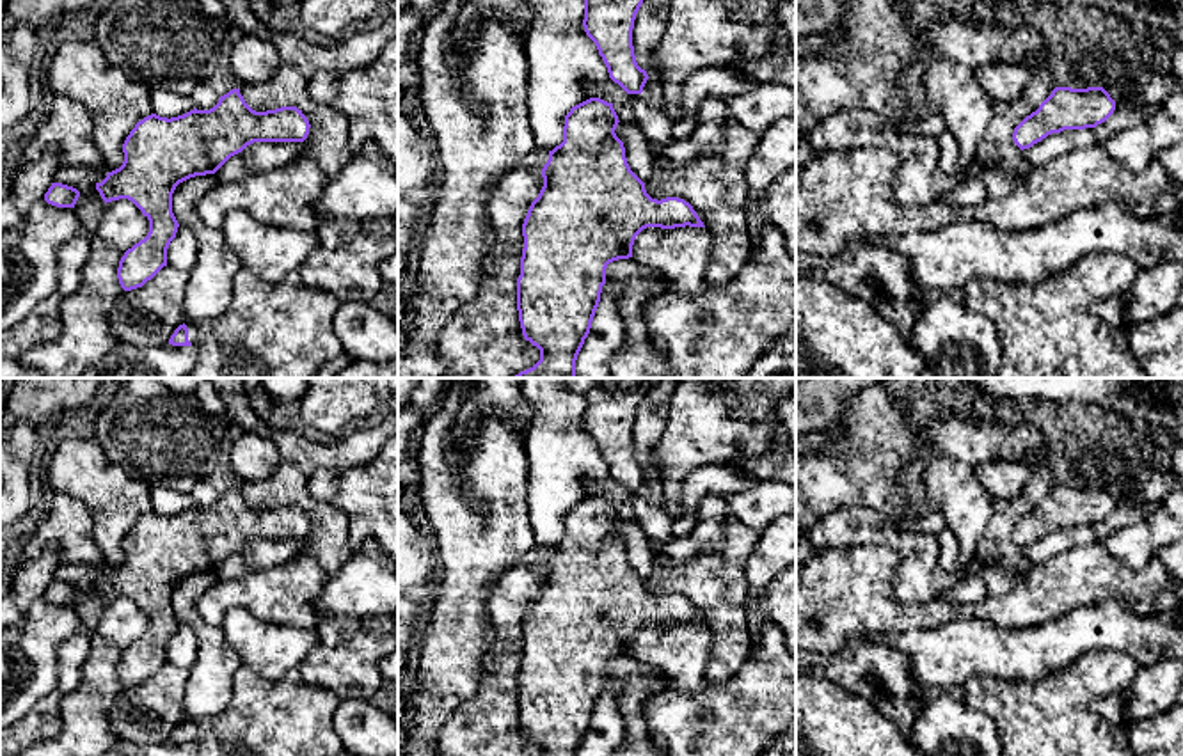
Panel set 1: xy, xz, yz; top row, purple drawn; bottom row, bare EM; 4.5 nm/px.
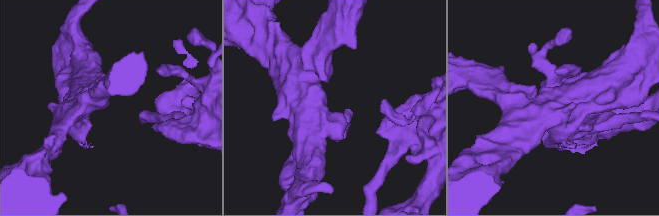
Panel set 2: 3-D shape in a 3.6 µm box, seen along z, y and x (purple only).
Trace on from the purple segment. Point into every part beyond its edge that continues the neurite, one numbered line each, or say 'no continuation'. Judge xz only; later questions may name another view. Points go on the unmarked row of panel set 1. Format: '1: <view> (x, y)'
no continuation

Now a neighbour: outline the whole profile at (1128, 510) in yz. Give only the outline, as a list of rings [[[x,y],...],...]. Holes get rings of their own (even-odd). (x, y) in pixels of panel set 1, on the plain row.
[[[1126,493],[1116,500],[1114,511],[1096,525],[1064,527],[1052,531],[1028,547],[1023,547],[1025,557],[1036,564],[1043,564],[1057,554],[1092,545],[1105,543],[1116,531],[1135,525],[1147,518],[1160,502],[1142,502],[1133,493]]]

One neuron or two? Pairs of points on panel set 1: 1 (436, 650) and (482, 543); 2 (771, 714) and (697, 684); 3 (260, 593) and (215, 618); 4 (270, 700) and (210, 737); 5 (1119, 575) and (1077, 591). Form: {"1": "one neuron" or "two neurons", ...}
{"1": "one neuron", "2": "two neurons", "3": "one neuron", "4": "one neuron", "5": "one neuron"}

